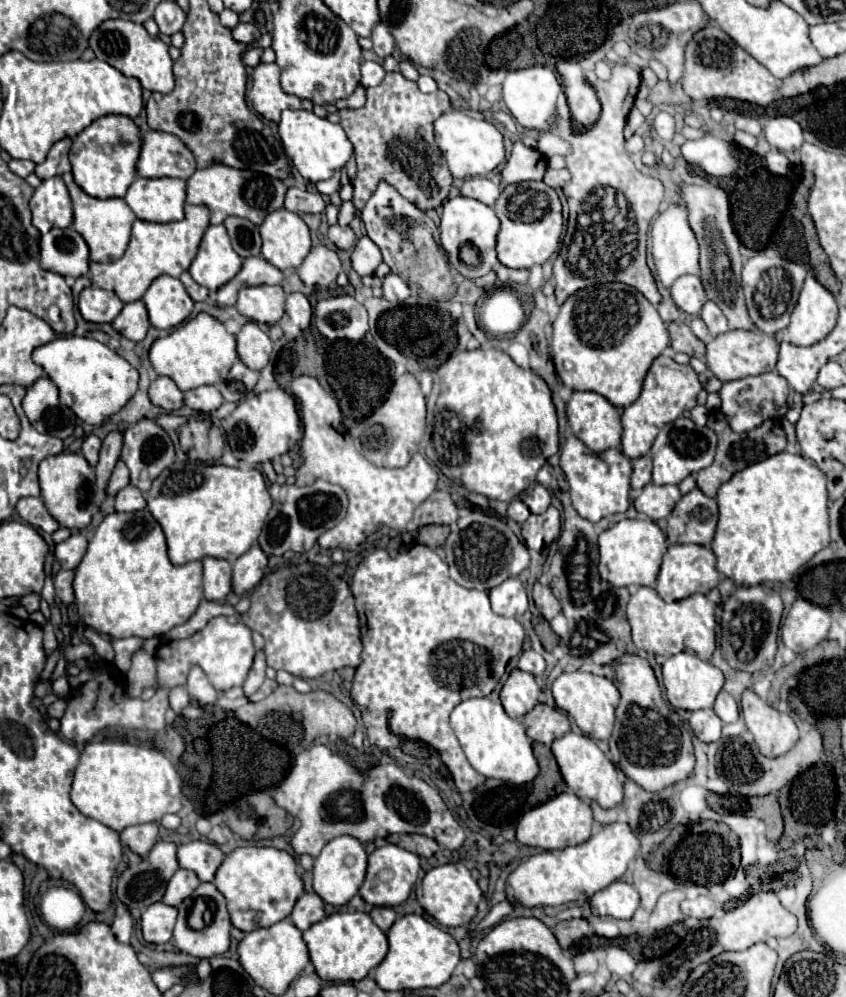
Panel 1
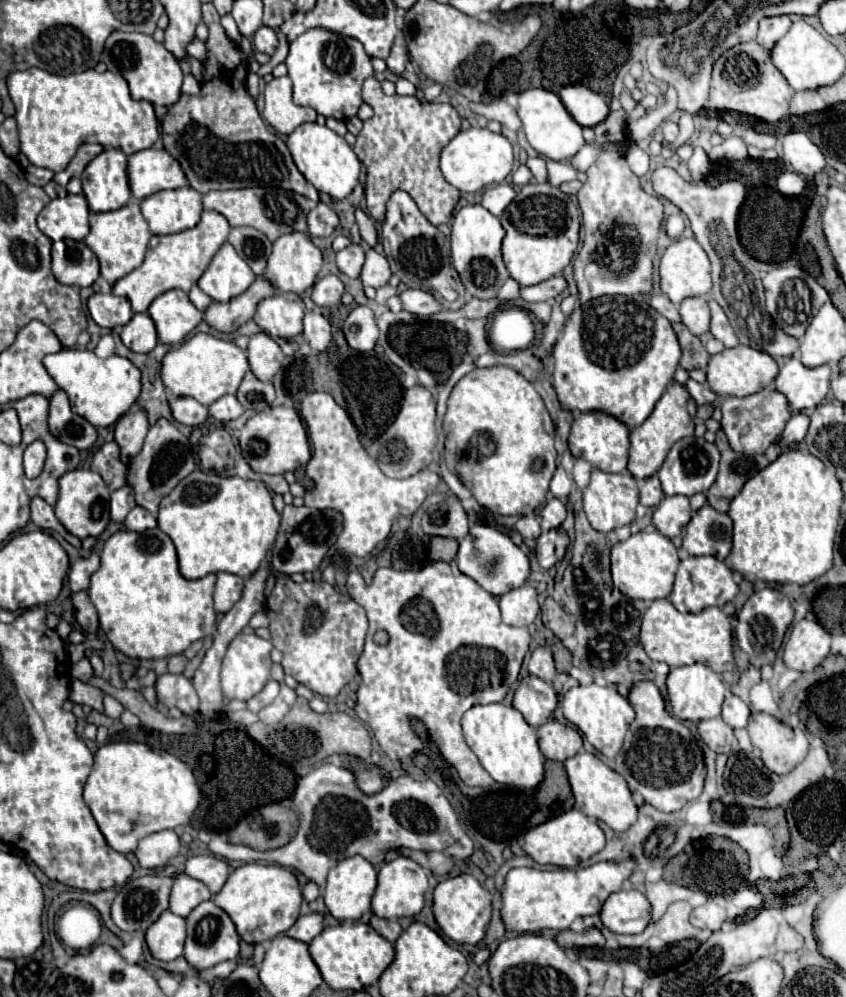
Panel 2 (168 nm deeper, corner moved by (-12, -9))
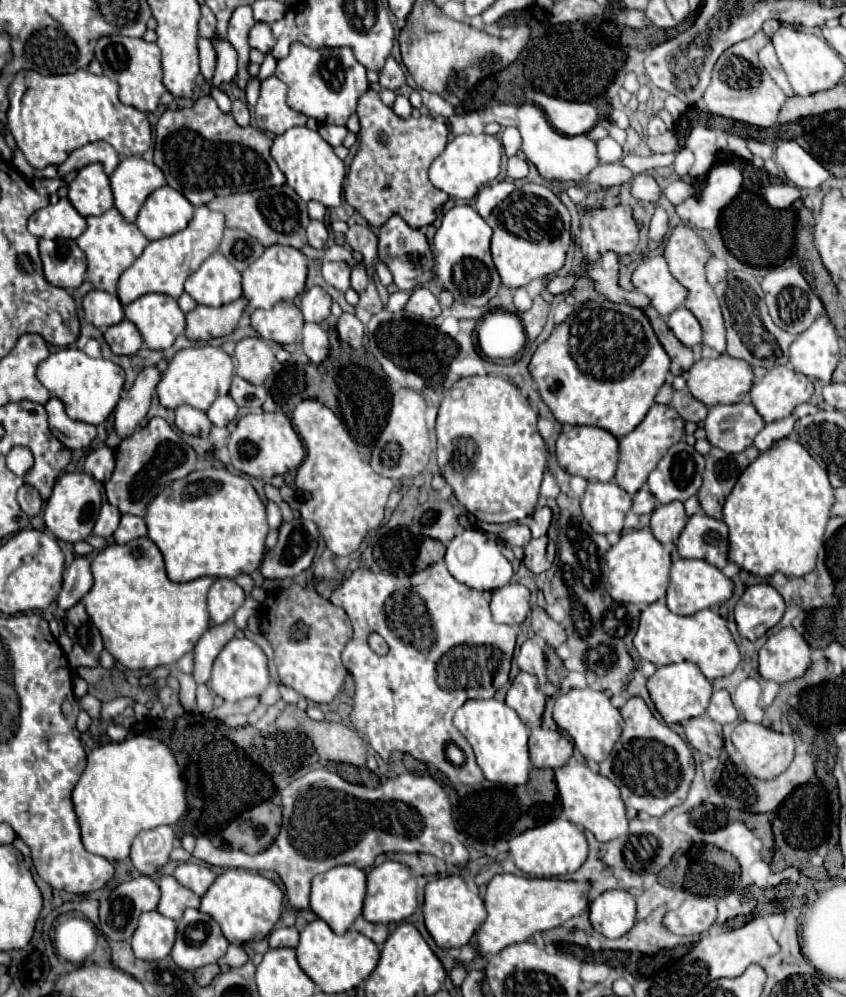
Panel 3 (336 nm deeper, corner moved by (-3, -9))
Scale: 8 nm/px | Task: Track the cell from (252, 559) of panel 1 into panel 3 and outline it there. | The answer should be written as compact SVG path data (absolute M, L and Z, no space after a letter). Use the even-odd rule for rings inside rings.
M227 620L223 624L213 624L207 628L207 632L199 638L195 644L193 656L195 656L195 680L197 682L207 682L207 674L211 670L213 660L221 652L221 648L235 636L235 622Z

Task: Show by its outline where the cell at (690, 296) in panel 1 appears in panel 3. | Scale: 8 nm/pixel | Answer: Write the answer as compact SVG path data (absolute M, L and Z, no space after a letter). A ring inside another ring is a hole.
M685 306L677 308L675 312L671 312L669 320L667 320L669 328L673 330L673 334L685 344L685 346L695 346L701 342L701 326L699 320L693 316L691 310L687 310Z

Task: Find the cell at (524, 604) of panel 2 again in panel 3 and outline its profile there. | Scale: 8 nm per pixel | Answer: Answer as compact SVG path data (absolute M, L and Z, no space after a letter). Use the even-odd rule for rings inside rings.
M507 584L503 588L493 590L491 614L493 614L495 622L521 624L527 618L529 612L531 612L529 590L525 586Z

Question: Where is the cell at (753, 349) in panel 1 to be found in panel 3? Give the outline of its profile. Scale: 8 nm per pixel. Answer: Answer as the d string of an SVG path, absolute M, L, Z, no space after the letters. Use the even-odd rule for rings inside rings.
M721 354L719 358L701 358L699 362L695 362L691 366L691 370L687 372L687 386L691 390L691 394L705 402L707 406L715 406L715 404L737 404L743 402L747 398L747 394L751 392L753 386L753 366L741 358L733 358L729 354Z

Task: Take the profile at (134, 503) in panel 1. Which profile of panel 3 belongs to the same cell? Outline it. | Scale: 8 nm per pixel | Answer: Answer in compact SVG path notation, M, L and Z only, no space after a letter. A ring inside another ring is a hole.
M123 514L121 516L121 524L115 530L115 534L113 534L113 540L117 544L123 544L123 542L131 542L131 540L141 538L141 536L147 536L147 524L145 524L145 520L141 516Z

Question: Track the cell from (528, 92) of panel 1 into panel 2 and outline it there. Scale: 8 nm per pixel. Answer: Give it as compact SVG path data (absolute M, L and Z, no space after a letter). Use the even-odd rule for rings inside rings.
M530 88L520 94L520 108L518 116L522 120L522 130L530 142L530 146L548 160L570 160L578 154L578 150L586 144L582 138L582 126L574 122L574 118L568 114L564 104L554 92L548 92L544 88Z

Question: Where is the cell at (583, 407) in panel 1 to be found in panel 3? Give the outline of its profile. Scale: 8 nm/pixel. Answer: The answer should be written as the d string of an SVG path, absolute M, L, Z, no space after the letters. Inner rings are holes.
M565 426L557 438L557 462L569 474L583 476L585 480L609 482L617 470L619 442L611 432L597 426Z

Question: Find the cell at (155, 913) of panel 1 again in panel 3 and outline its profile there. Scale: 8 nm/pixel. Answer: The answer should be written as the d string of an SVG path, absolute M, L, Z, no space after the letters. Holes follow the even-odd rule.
M147 912L139 918L139 926L131 938L131 946L141 960L163 960L175 944L175 922L159 912Z

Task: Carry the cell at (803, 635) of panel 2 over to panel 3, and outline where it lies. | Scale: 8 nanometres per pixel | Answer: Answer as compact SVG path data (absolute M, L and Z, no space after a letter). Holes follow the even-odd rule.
M793 626L769 636L759 650L759 672L765 680L785 684L805 674L811 664L811 646Z

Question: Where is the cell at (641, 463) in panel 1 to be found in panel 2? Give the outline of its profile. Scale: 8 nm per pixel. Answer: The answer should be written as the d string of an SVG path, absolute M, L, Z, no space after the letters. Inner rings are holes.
M656 474L640 482L640 504L642 506L656 508L662 498L664 498L664 492L660 488L660 480Z

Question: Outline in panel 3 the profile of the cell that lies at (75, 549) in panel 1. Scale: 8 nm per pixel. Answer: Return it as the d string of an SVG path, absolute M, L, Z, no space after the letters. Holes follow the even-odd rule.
M79 556L73 560L69 568L65 568L63 574L63 588L57 596L57 604L63 610L69 610L75 602L87 594L87 590L93 586L93 576L89 568L89 560L85 556Z

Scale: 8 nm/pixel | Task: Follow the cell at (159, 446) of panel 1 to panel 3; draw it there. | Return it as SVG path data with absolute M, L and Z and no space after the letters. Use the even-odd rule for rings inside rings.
M151 418L145 428L139 428L133 436L121 440L115 452L115 462L115 472L105 484L107 500L119 506L121 514L145 516L149 502L163 488L195 470L197 454L163 418Z

